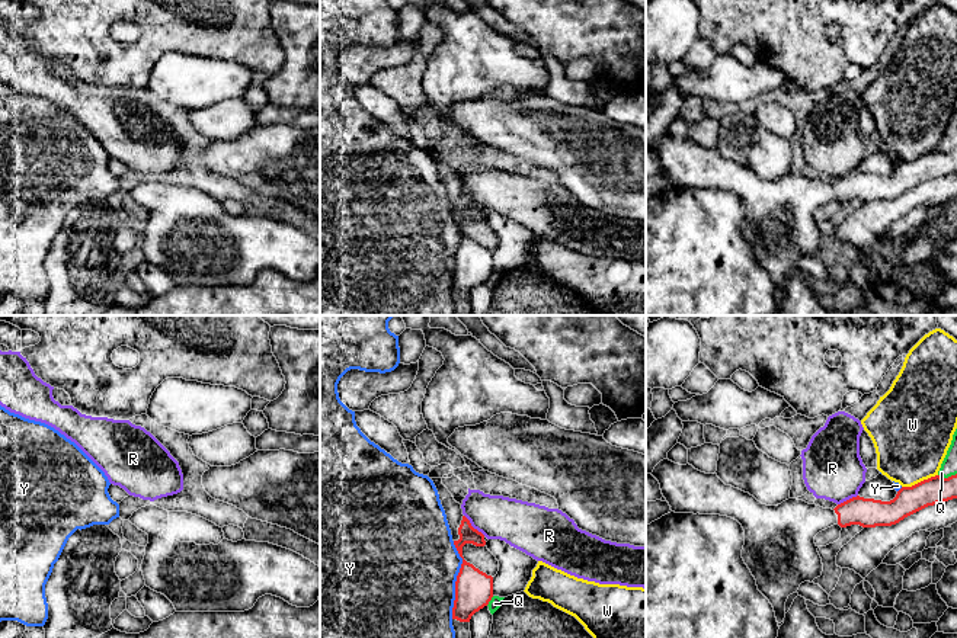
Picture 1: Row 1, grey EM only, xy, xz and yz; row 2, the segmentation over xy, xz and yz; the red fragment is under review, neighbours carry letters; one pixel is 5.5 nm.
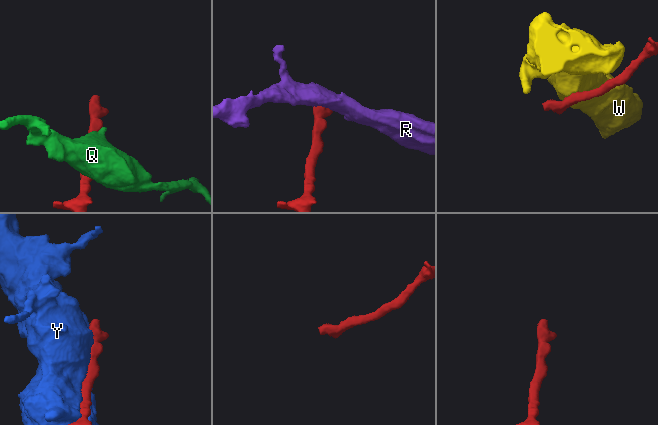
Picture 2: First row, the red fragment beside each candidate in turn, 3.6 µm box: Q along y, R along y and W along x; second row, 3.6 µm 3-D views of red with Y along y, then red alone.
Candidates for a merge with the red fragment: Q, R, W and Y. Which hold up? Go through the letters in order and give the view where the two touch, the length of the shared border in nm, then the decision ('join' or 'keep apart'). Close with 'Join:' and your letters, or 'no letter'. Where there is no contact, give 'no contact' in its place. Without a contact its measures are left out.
Q: contact in yz; length 110 nm; keep apart
R: contact in xz; length 170 nm; keep apart
W: contact in yz; length 220 nm; keep apart
Y: contact in xz; length 440 nm; keep apart
Join: no letter

